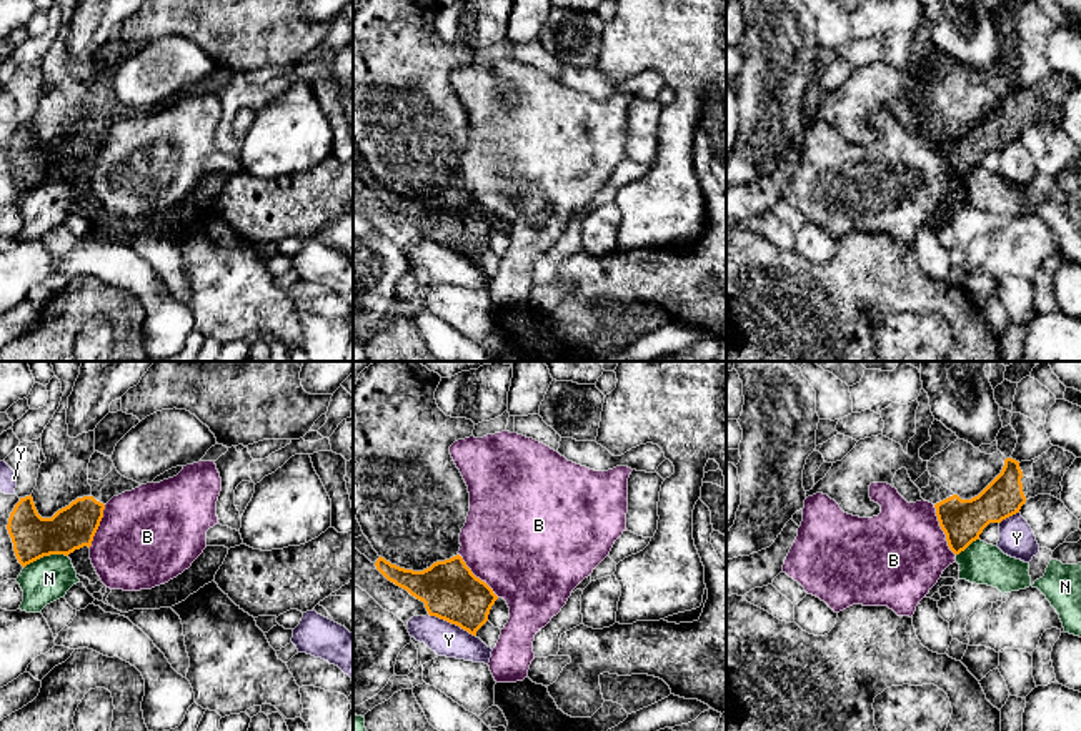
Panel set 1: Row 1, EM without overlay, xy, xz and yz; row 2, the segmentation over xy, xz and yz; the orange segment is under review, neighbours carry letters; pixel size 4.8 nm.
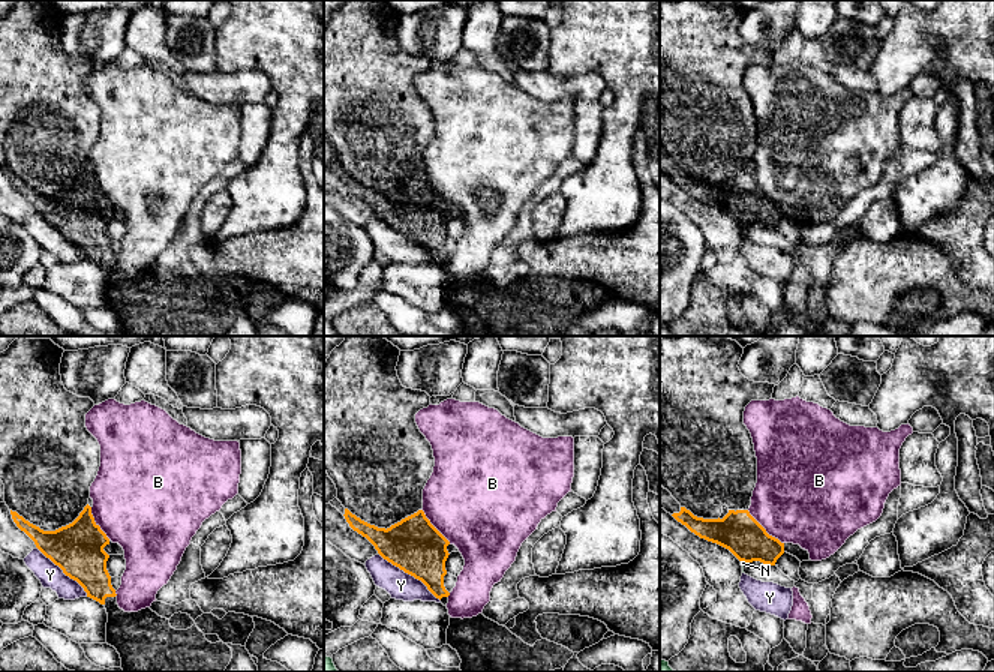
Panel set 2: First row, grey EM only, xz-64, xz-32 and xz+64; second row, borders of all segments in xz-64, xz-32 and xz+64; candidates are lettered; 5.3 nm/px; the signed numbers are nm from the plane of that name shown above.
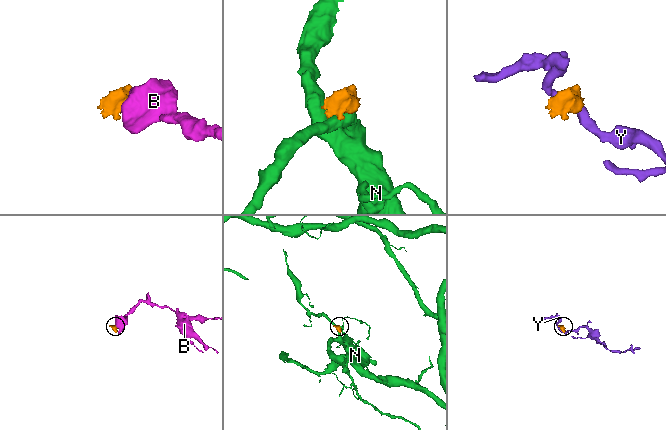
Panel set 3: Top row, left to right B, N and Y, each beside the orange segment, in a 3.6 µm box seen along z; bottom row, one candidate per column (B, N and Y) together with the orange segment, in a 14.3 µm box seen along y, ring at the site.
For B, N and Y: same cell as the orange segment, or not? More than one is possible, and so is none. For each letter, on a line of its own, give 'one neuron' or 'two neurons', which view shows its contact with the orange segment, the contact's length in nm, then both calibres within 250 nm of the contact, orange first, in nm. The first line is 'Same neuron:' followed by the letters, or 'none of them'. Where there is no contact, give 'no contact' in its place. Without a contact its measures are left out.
Same neuron: none of them
B: two neurons; contact in yz; length 260 nm; calibres 200 and 440 nm
N: two neurons; contact in xy; length 220 nm; calibres 220 and 220 nm
Y: two neurons; contact in xz; length 260 nm; calibres 280 and 160 nm

